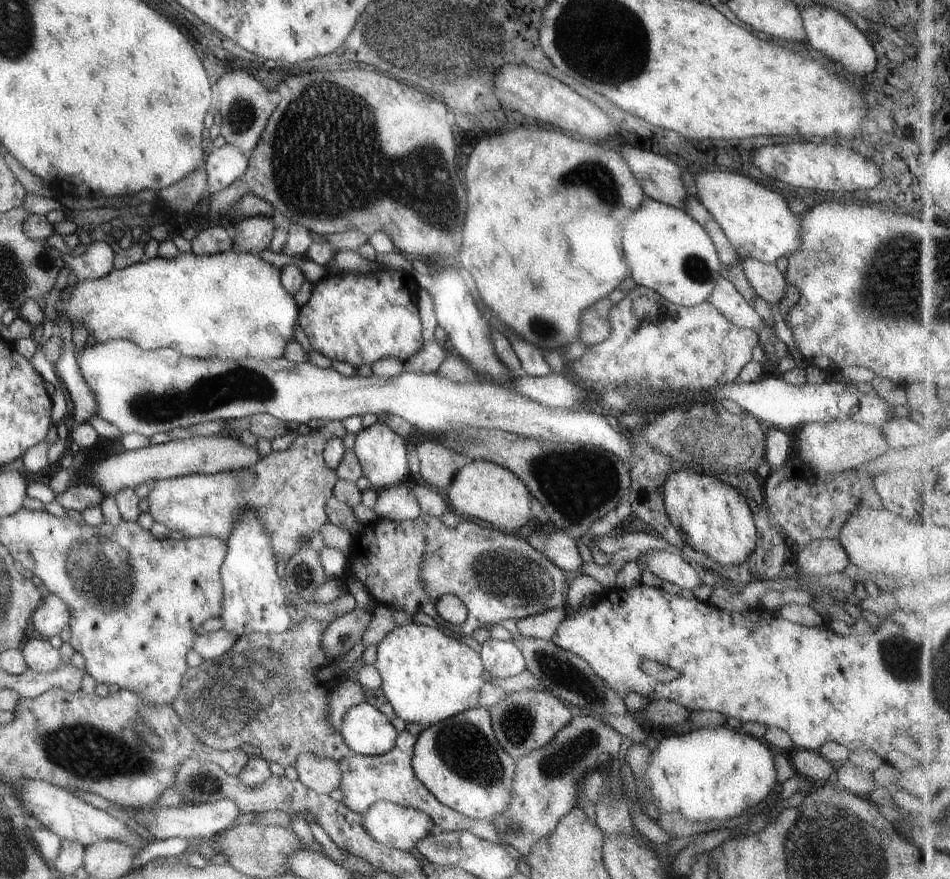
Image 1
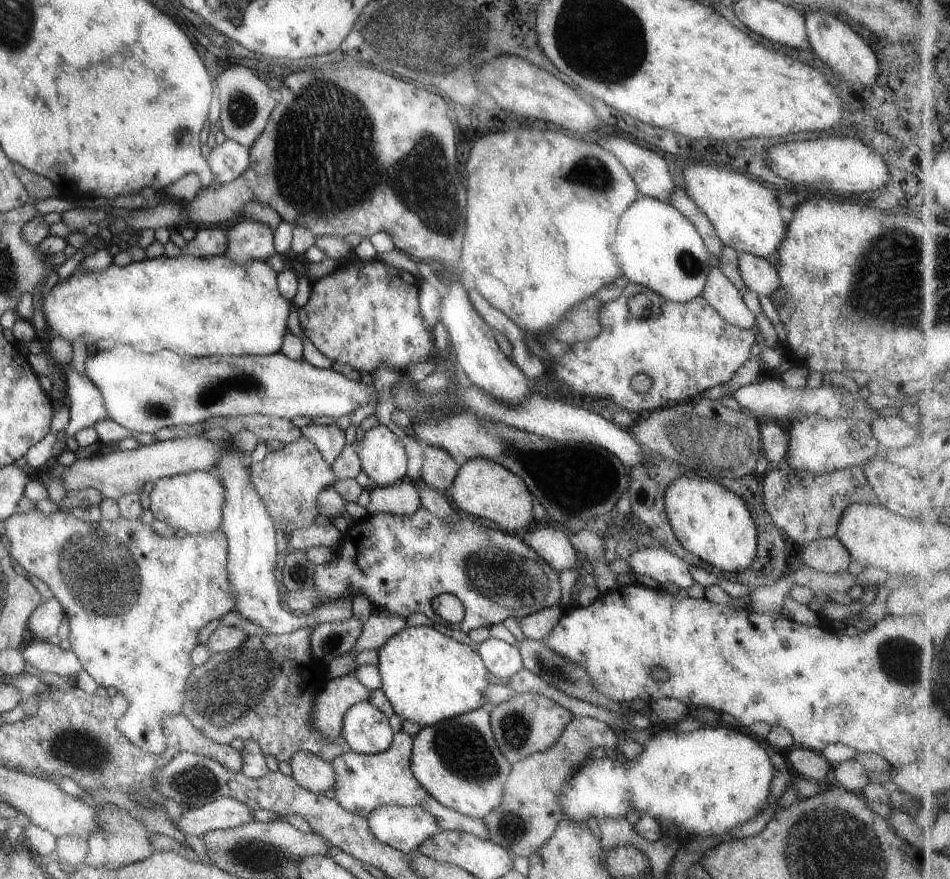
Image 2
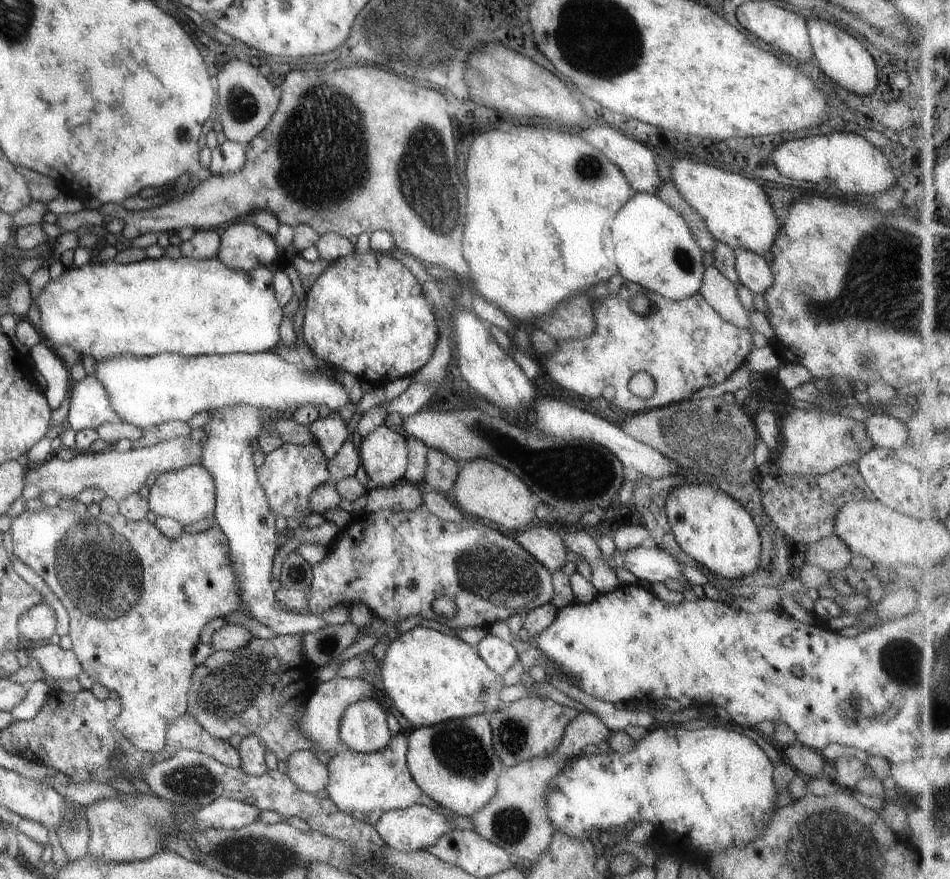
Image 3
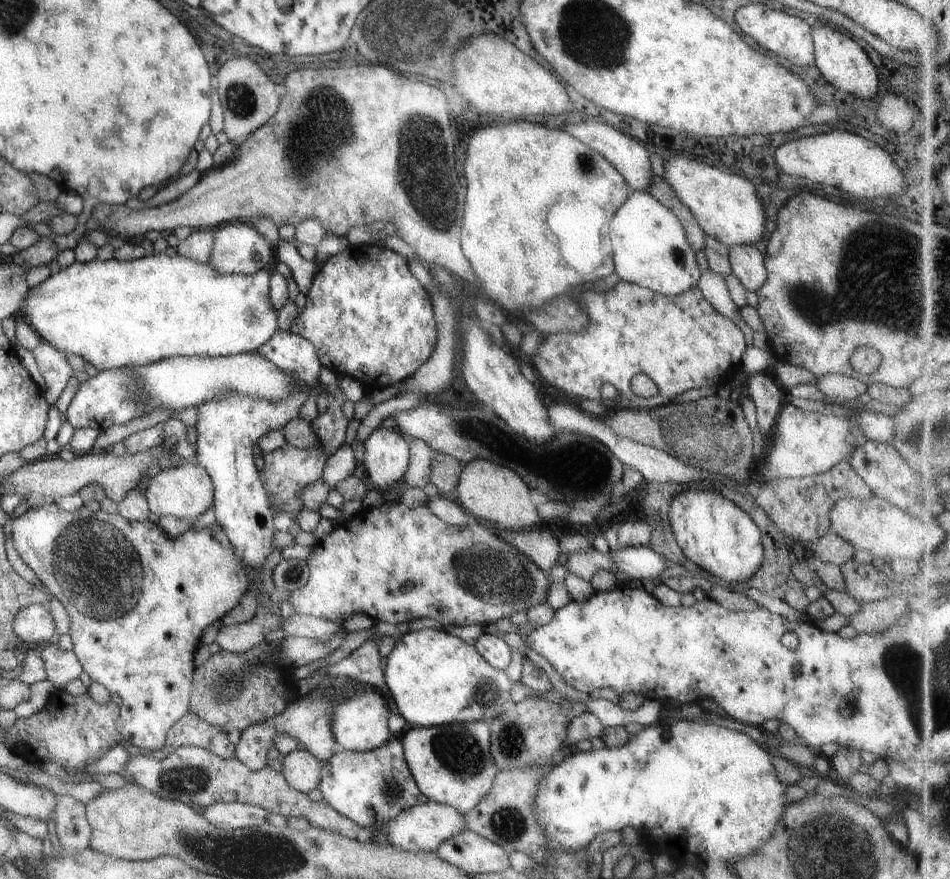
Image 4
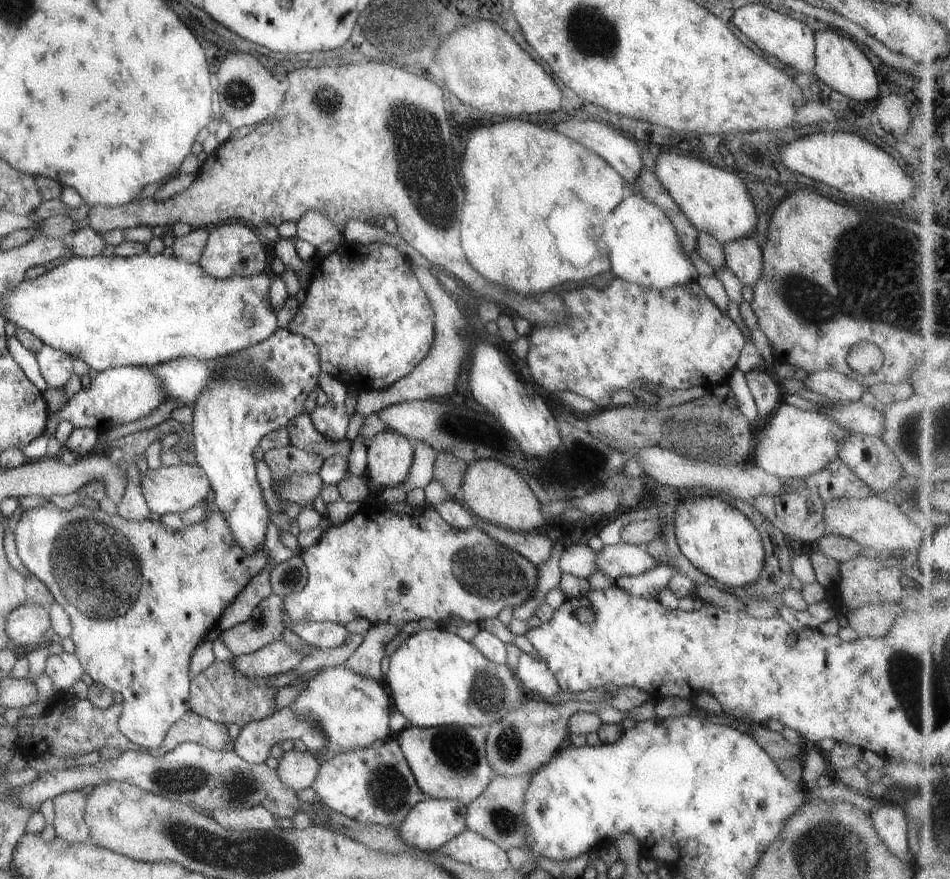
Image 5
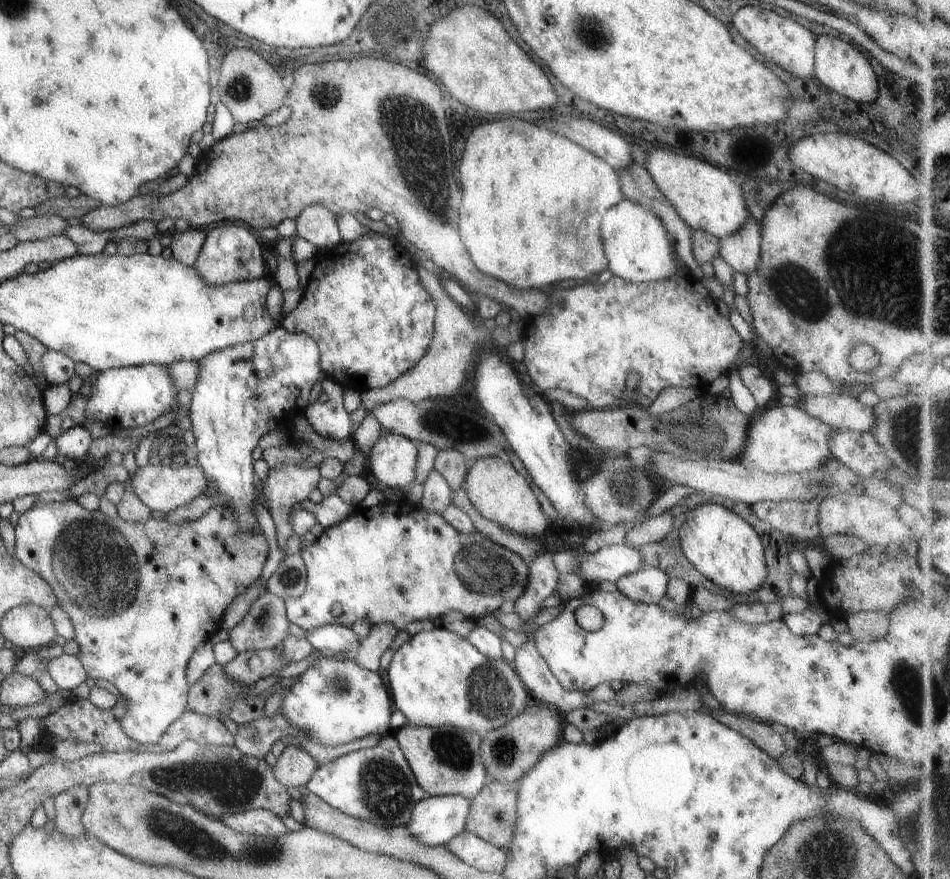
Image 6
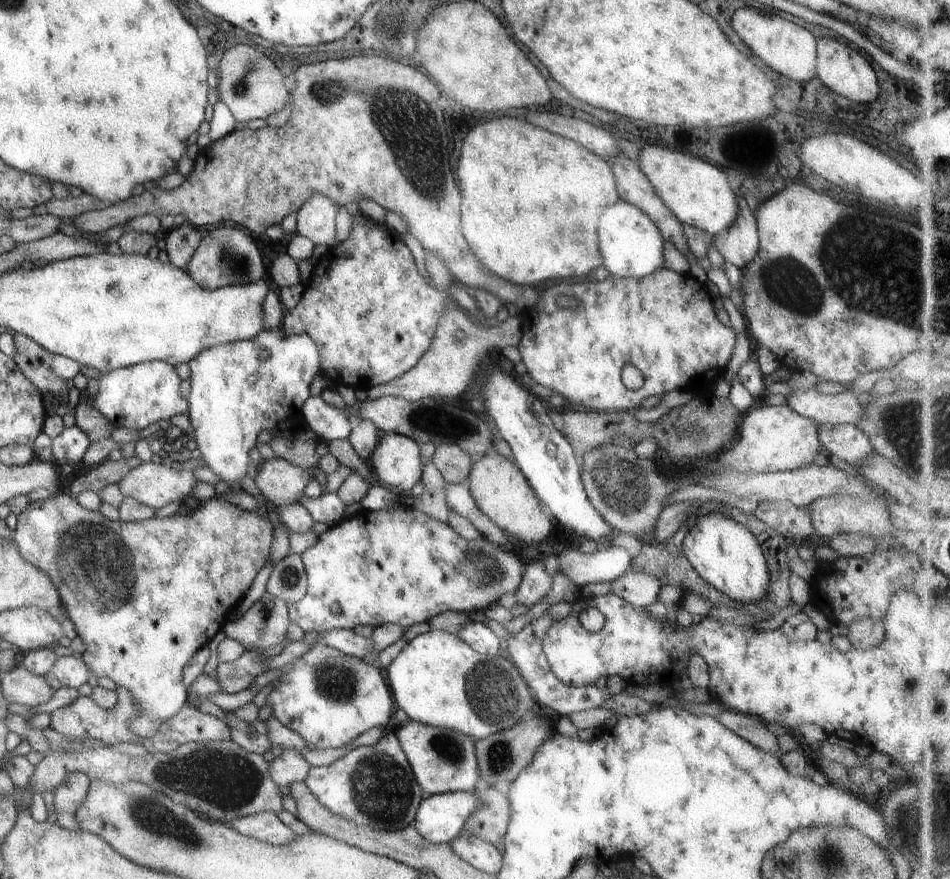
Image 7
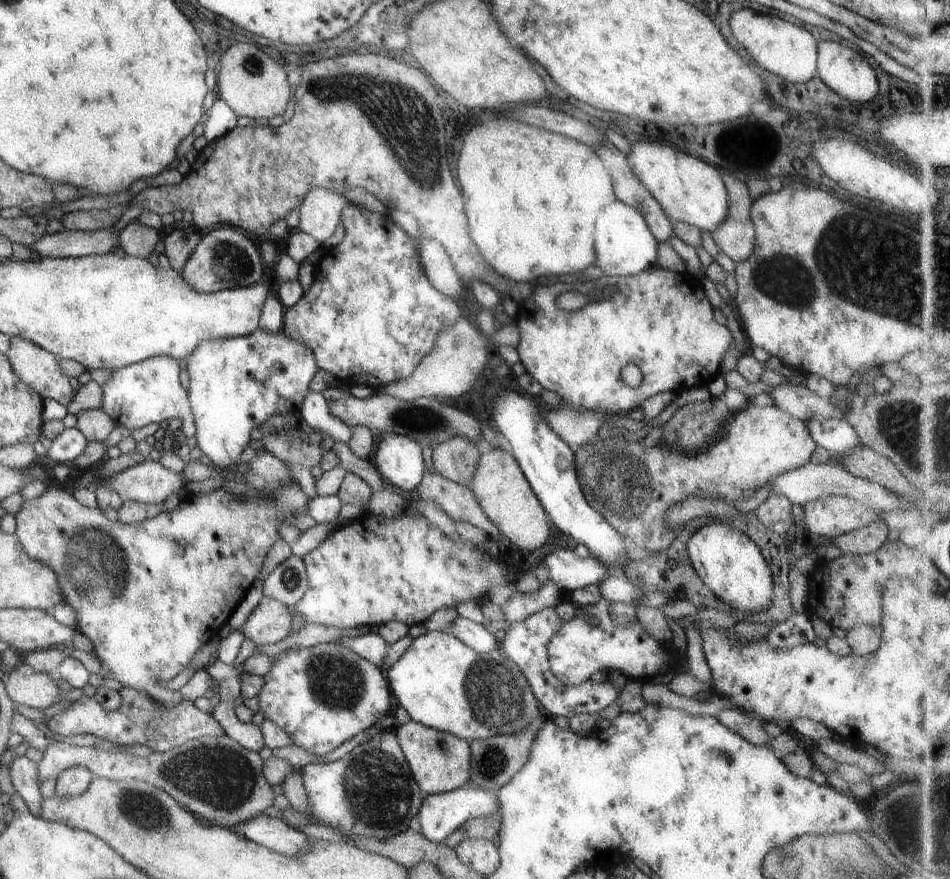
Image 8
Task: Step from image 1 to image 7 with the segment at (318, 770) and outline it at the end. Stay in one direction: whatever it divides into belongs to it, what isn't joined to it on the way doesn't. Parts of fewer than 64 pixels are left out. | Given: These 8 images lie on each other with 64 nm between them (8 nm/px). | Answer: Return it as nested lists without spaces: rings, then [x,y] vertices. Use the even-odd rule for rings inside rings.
[[[281,748],[281,754],[273,758],[267,768],[275,786],[289,786],[301,782],[307,776],[310,765],[295,748]]]

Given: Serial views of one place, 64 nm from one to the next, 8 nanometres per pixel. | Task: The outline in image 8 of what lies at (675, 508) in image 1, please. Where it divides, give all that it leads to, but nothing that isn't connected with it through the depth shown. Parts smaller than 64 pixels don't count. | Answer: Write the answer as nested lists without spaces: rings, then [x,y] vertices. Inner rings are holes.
[[[711,521],[693,532],[685,544],[692,567],[701,582],[733,610],[738,610],[739,616],[744,612],[759,614],[771,606],[773,600],[772,576],[767,561],[751,538],[743,532],[731,528],[718,521]]]

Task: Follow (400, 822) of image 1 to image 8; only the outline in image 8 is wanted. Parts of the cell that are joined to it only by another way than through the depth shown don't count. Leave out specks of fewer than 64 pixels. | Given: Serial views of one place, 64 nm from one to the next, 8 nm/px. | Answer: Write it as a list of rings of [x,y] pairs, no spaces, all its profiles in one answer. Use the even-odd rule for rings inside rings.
[[[471,786],[439,792],[422,797],[422,803],[413,825],[429,842],[441,843],[445,836],[461,826],[463,822],[479,816],[493,816],[498,809],[498,796],[495,789],[477,790]]]

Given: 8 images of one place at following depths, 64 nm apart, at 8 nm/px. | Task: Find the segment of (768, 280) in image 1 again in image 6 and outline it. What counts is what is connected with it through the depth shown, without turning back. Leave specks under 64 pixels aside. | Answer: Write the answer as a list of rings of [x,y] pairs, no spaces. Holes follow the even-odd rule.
[[[749,213],[745,224],[737,232],[718,239],[718,255],[734,272],[746,277],[757,268],[759,252],[760,228]]]

